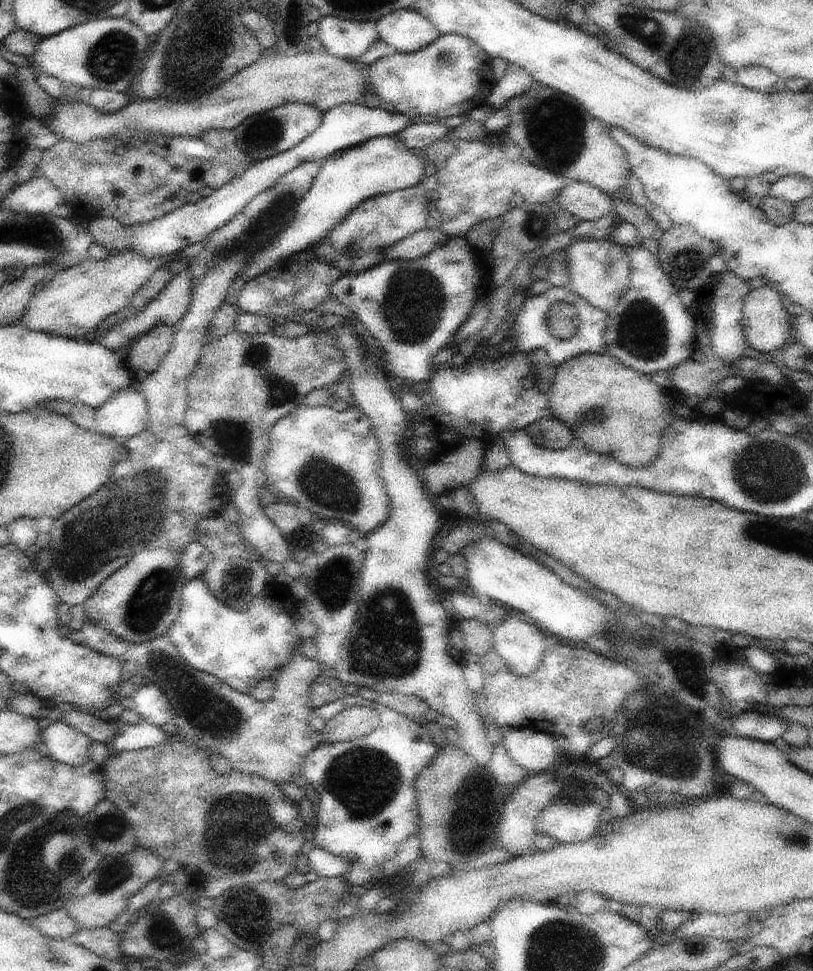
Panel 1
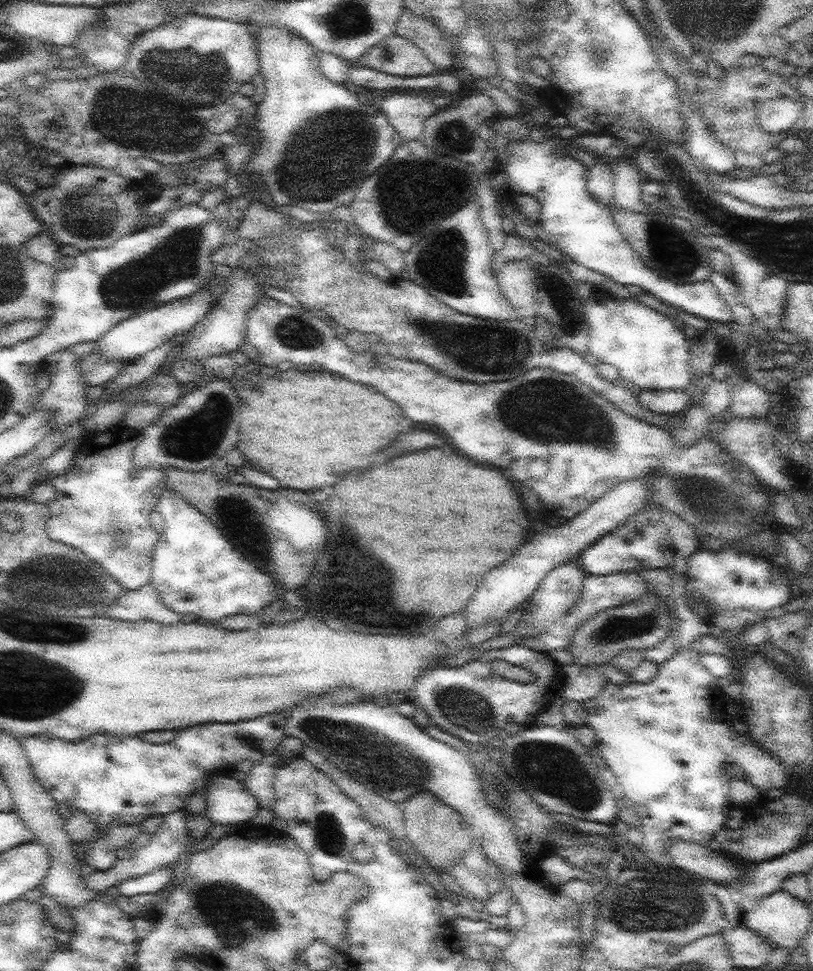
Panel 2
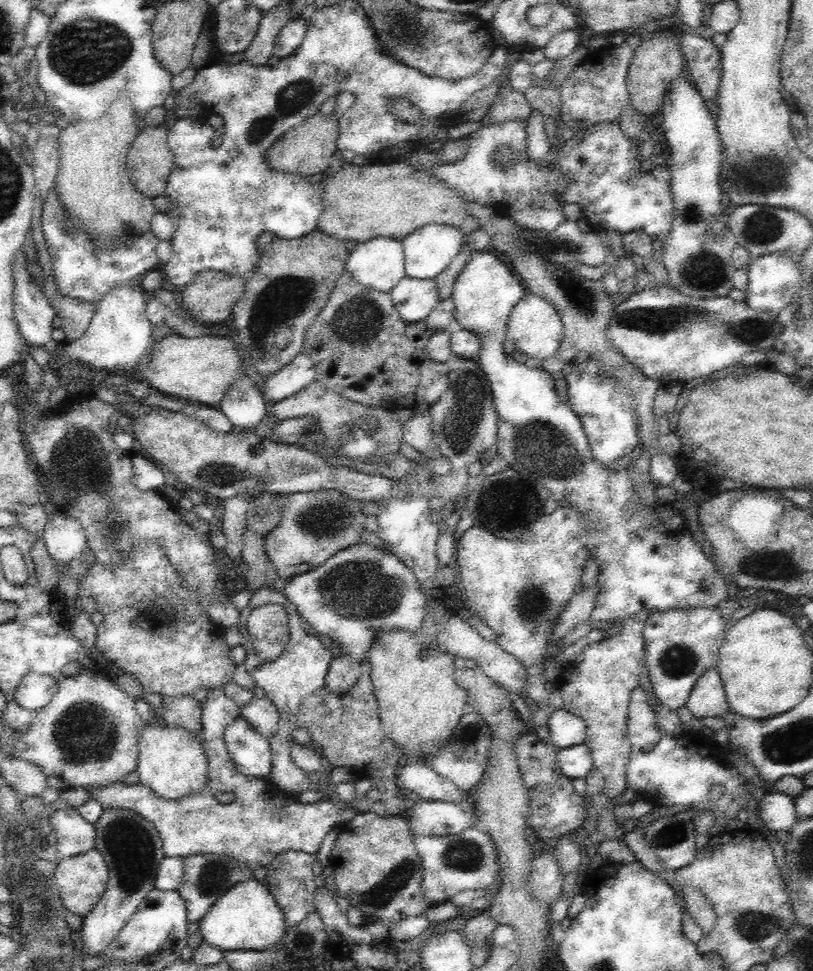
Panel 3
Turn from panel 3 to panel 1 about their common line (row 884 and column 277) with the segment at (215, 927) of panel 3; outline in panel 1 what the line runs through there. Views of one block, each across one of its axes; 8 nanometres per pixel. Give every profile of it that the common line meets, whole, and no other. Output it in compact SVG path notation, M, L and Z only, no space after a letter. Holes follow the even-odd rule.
M394 135L374 137L362 144L351 146L344 150L337 150L327 156L321 162L319 173L315 176L310 190L301 198L290 224L286 225L285 229L282 229L281 233L274 237L269 245L263 246L263 249L254 253L254 256L246 263L245 269L228 289L225 301L231 305L236 304L240 291L249 280L260 276L262 273L270 272L275 266L282 264L286 259L290 259L293 254L300 254L300 252L305 250L308 251L314 245L322 246L321 243L329 238L331 231L341 225L348 218L348 215L352 214L352 211L356 210L362 202L378 195L407 189L422 182L426 174L424 166L427 163Z

